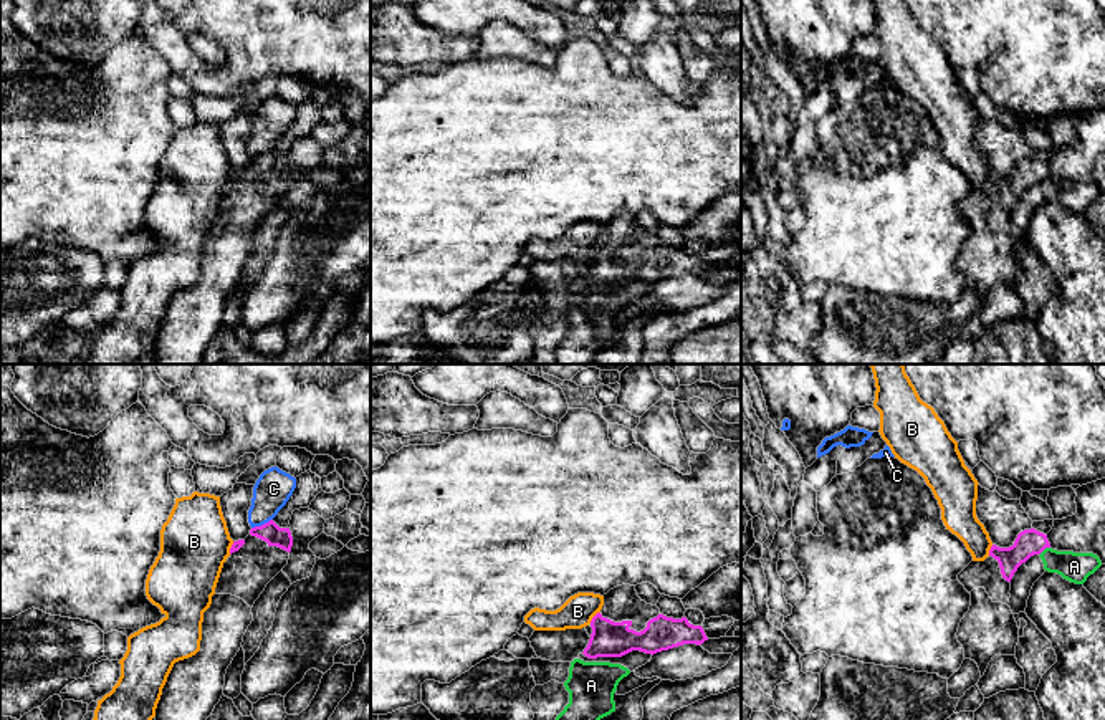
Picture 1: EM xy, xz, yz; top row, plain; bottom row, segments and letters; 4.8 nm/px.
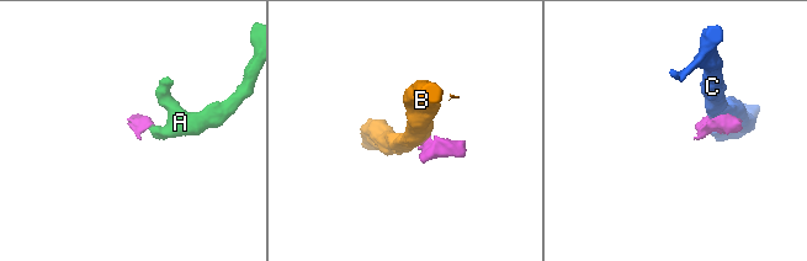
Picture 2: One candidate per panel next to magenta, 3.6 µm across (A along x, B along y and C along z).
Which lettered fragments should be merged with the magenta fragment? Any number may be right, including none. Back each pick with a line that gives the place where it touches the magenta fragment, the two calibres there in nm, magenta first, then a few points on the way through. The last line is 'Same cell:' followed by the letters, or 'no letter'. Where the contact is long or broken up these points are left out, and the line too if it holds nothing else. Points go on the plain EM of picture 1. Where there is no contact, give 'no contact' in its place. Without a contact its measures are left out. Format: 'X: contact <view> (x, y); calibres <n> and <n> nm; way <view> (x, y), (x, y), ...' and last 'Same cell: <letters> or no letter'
Same cell: no letter

